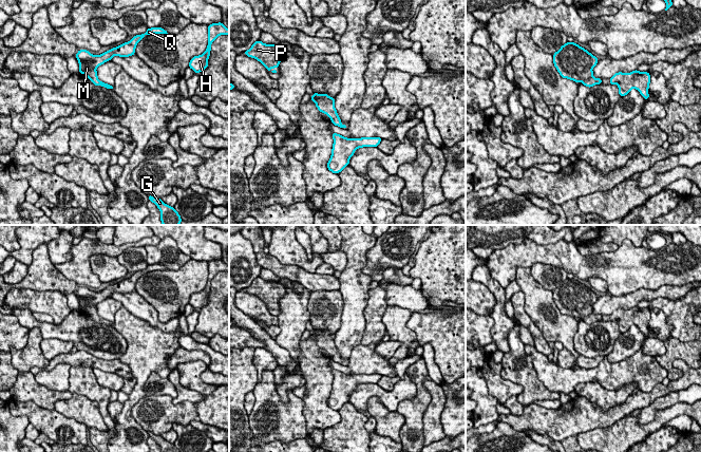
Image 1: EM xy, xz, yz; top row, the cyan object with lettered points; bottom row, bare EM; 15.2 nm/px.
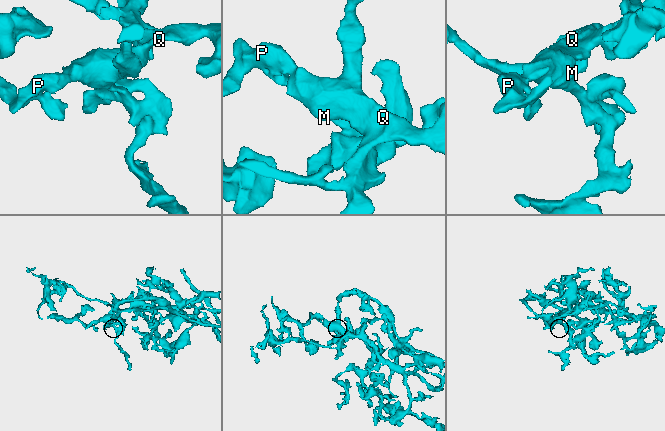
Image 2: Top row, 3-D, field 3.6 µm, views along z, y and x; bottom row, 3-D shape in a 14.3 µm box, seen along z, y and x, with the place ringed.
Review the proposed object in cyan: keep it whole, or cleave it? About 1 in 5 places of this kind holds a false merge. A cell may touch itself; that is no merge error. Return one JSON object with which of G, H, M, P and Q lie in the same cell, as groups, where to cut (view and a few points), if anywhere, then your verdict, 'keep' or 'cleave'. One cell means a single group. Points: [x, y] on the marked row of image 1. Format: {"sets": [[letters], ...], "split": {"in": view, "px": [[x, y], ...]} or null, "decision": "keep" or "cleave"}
{"sets": [["G", "H", "M", "P", "Q"]], "split": null, "decision": "keep"}

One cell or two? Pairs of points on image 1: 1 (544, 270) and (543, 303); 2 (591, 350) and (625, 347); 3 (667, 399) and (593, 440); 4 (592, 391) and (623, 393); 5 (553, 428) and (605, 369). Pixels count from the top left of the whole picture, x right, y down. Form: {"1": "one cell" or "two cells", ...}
{"1": "two cells", "2": "two cells", "3": "two cells", "4": "one cell", "5": "two cells"}

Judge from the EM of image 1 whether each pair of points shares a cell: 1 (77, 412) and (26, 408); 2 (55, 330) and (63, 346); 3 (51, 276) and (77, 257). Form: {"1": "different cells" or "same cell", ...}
{"1": "different cells", "2": "different cells", "3": "different cells"}

